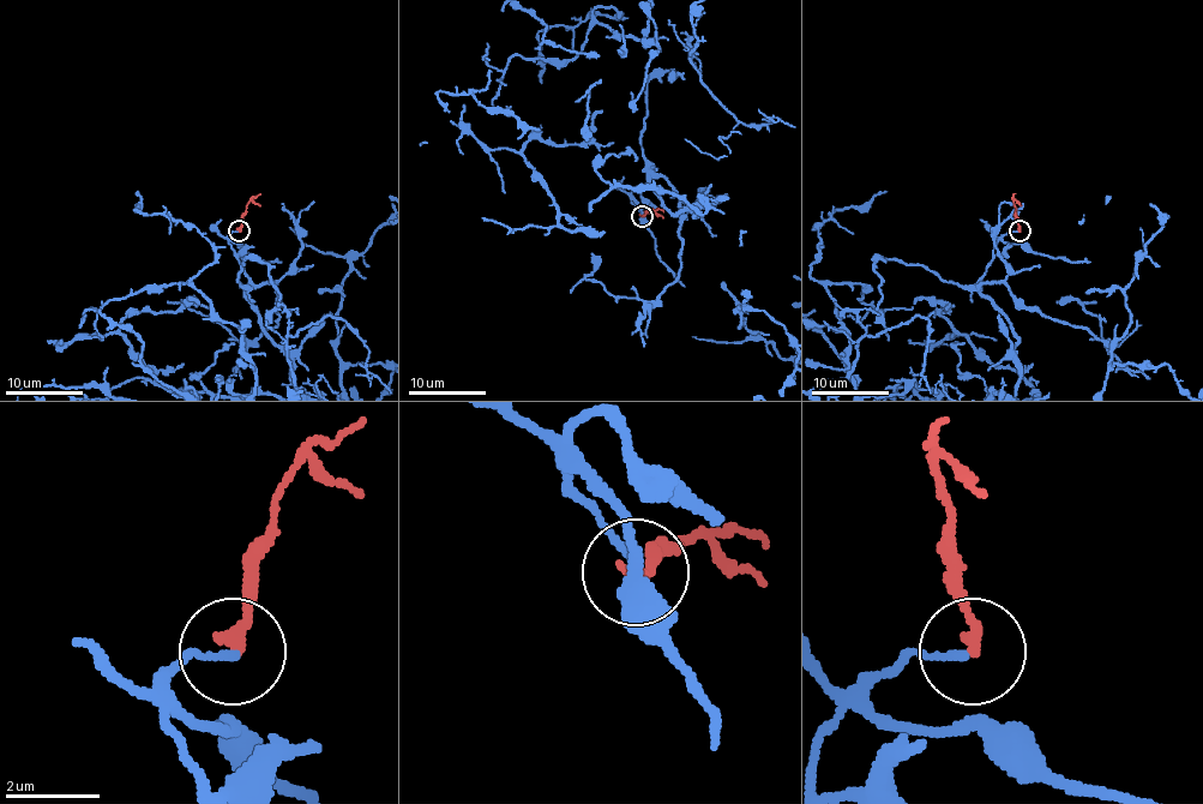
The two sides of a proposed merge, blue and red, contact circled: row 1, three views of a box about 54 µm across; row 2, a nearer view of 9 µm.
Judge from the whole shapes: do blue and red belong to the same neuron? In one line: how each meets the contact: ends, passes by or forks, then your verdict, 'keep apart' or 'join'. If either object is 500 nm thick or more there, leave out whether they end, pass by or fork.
blue ends | red ends | keep apart

